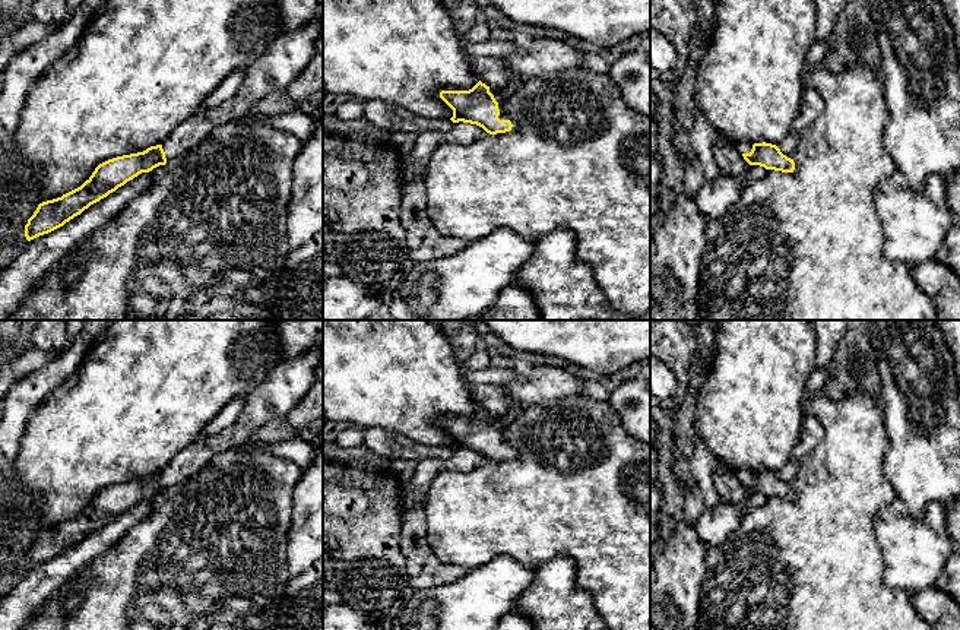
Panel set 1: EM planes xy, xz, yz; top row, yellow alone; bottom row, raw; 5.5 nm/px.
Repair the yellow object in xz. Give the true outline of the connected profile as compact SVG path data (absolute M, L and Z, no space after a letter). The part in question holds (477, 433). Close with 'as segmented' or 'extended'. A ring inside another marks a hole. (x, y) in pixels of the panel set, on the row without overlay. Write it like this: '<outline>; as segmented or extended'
M481 408L469 418L441 418L440 425L453 437L453 450L471 450L489 462L510 459L504 440L507 417L492 417Z; extended

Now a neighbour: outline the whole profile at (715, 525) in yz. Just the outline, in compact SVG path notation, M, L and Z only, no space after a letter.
M719 501L716 506L703 510L694 529L703 547L710 550L728 541L738 529L739 519L741 507Z

